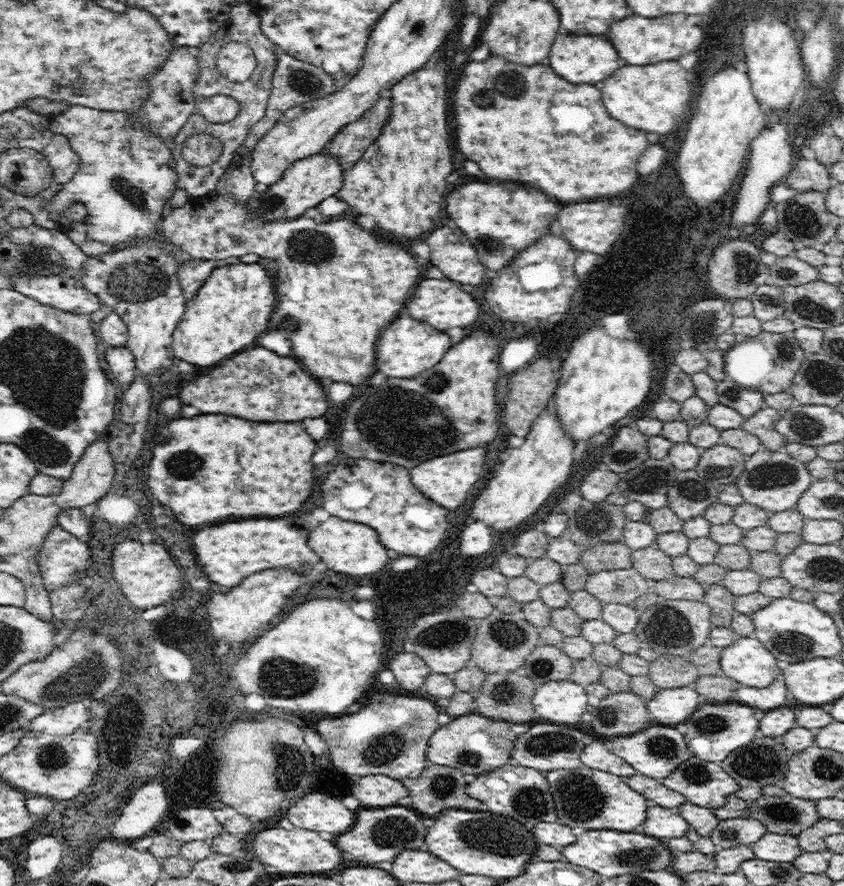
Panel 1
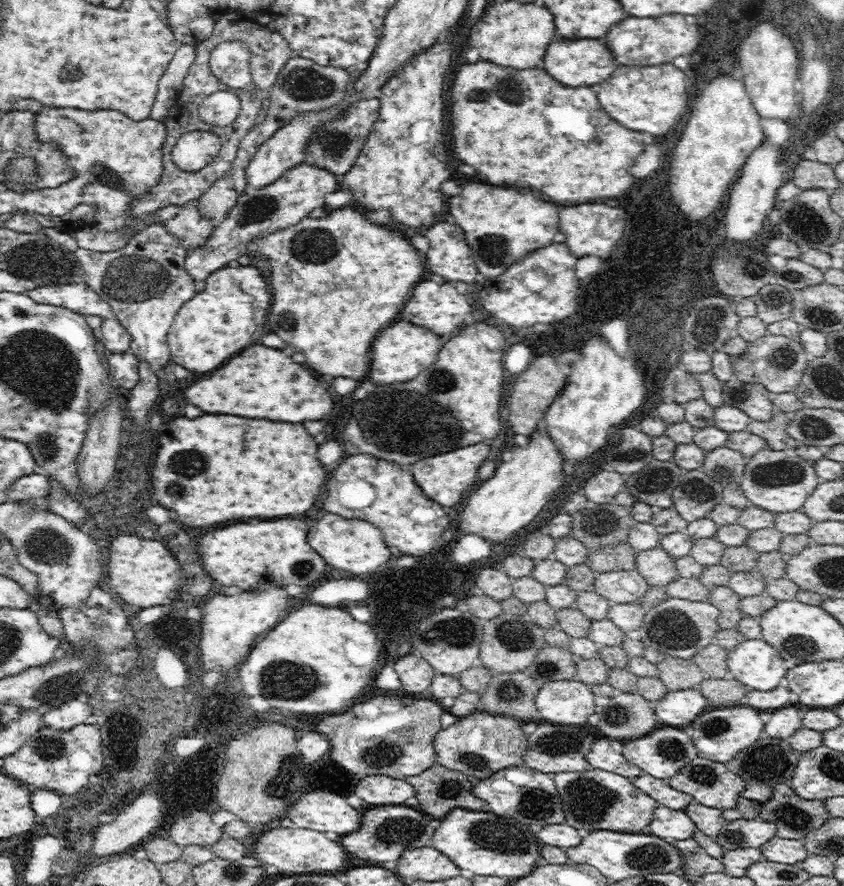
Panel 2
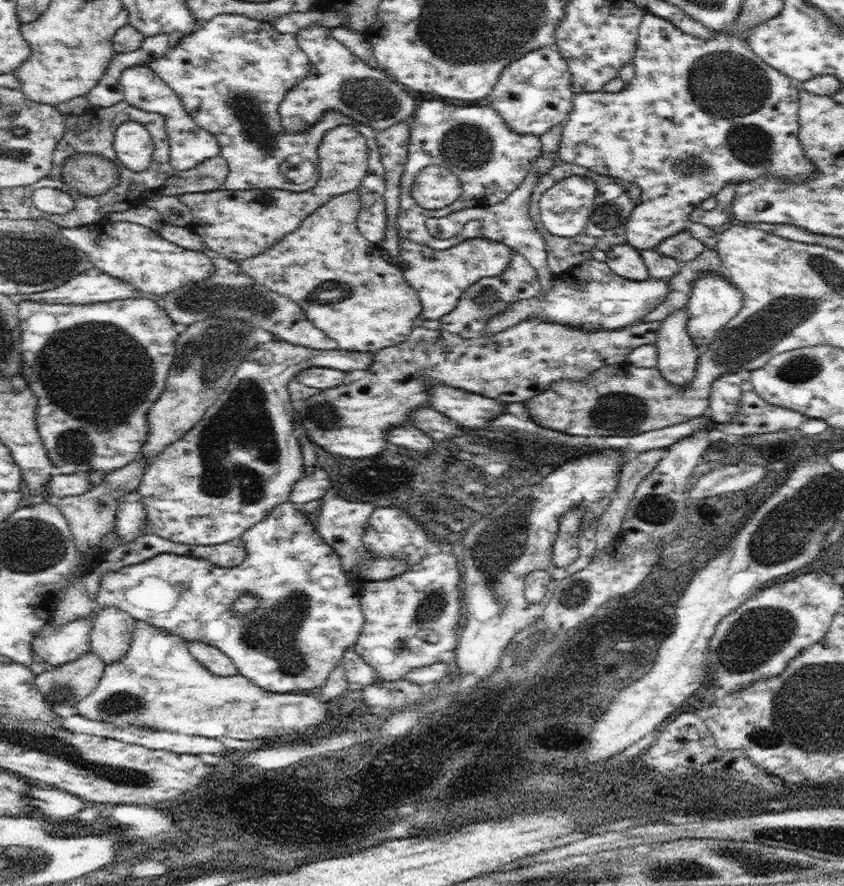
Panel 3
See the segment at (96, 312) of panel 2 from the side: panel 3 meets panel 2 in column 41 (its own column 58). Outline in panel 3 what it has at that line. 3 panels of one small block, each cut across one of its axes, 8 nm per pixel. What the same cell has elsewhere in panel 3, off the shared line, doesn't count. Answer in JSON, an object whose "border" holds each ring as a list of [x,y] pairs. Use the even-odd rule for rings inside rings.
{"border":[[[92,267],[73,276],[58,288],[12,298],[14,300],[44,301],[50,304],[107,303],[112,300],[132,298],[136,291],[132,284]]]}

